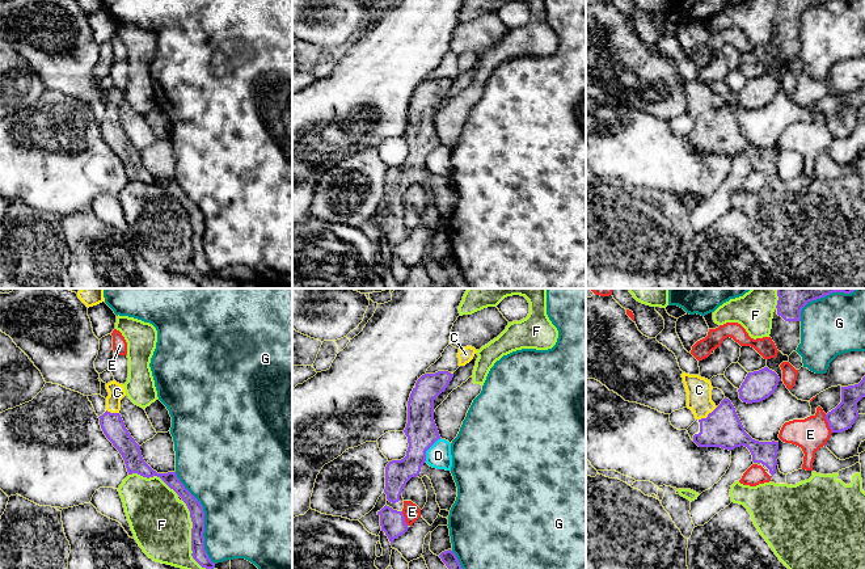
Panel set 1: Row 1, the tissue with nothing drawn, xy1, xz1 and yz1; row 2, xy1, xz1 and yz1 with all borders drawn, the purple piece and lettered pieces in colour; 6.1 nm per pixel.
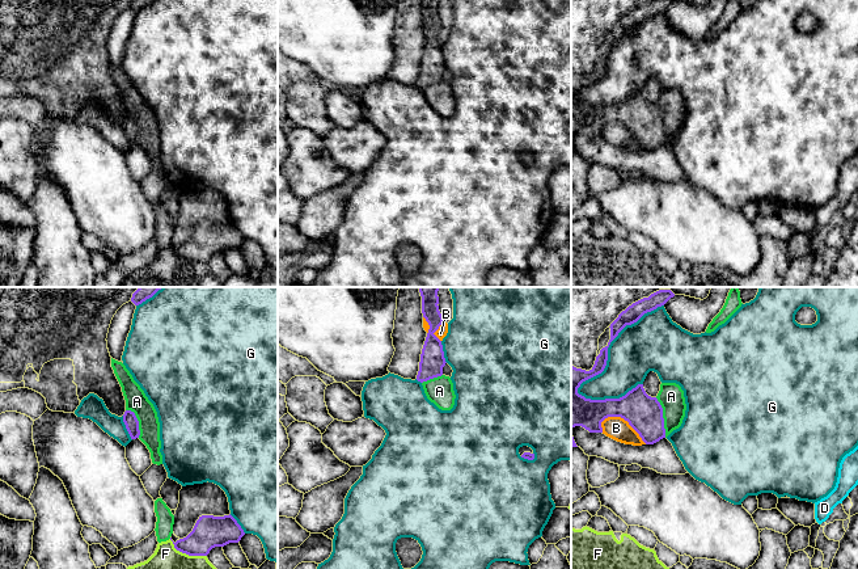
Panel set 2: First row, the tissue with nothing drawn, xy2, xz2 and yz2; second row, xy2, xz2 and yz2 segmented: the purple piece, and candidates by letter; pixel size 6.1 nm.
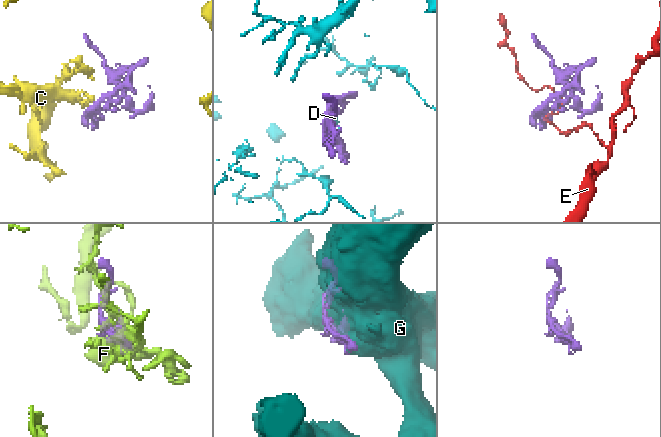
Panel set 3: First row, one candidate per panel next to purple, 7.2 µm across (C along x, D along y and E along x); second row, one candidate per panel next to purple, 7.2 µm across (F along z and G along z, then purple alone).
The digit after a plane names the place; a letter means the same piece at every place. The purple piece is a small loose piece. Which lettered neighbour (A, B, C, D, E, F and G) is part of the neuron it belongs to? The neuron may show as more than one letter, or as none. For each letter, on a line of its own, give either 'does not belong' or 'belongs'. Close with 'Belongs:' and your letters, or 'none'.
A: does not belong
B: does not belong
C: belongs
D: does not belong
E: does not belong
F: does not belong
G: does not belong
Belongs: C

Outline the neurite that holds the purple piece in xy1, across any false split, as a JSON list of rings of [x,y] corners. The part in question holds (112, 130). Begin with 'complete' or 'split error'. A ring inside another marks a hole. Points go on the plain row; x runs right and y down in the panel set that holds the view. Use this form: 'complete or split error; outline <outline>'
split error; outline [[[115,87],[106,90],[109,102],[106,104],[106,118],[100,122],[100,131],[106,144],[122,161],[128,181],[138,180],[143,184],[160,184],[170,195],[173,195],[186,210],[193,228],[191,235],[191,262],[206,275],[214,275],[215,269],[211,267],[204,256],[204,218],[201,208],[185,194],[176,178],[157,180],[143,165],[140,152],[131,143],[119,121],[121,106],[126,102],[123,90]]]

